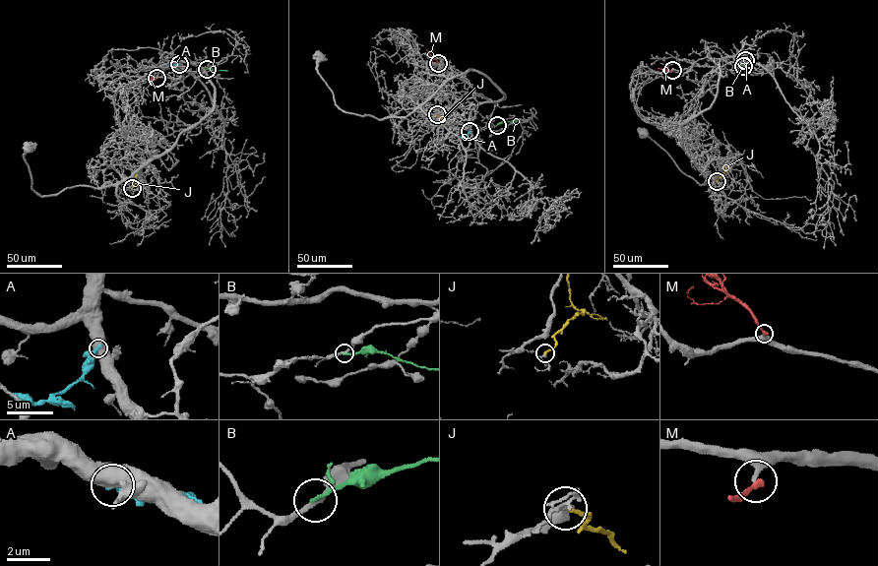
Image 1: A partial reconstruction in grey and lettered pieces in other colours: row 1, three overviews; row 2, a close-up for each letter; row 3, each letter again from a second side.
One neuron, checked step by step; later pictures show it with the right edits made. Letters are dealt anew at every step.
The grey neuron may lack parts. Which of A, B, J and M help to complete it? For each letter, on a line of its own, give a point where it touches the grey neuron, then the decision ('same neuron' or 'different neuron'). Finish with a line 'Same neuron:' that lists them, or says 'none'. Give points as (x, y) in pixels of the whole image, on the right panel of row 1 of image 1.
A: contact (745, 60); different neuron
B: contact (743, 66); different neuron
J: contact (717, 181); different neuron
M: contact (672, 70); different neuron
Same neuron: none

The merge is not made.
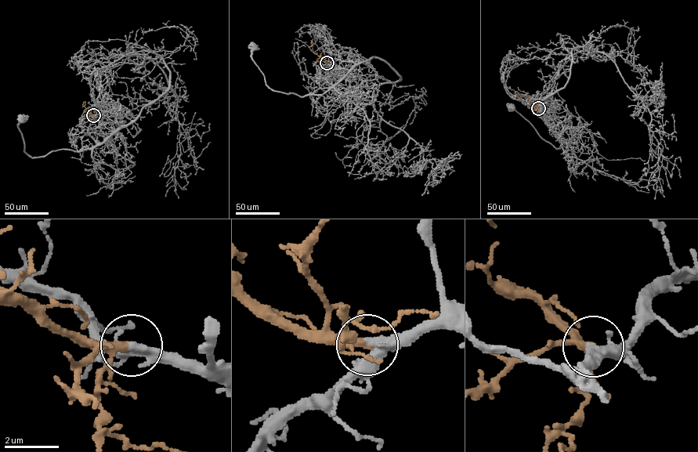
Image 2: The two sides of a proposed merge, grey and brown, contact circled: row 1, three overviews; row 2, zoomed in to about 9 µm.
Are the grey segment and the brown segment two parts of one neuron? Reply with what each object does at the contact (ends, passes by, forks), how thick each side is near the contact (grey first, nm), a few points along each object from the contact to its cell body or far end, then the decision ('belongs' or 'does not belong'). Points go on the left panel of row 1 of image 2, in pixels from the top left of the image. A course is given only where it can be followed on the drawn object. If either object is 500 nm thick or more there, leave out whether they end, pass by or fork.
grey passes by | brown passes by | 360/240 nm | grey via (93, 115), (112, 132), (103, 141), (79, 150), (58, 150), (37, 157), (24, 151), (18, 128), (23, 119) | brown via (93, 115), (83, 106), (85, 101) | belongs

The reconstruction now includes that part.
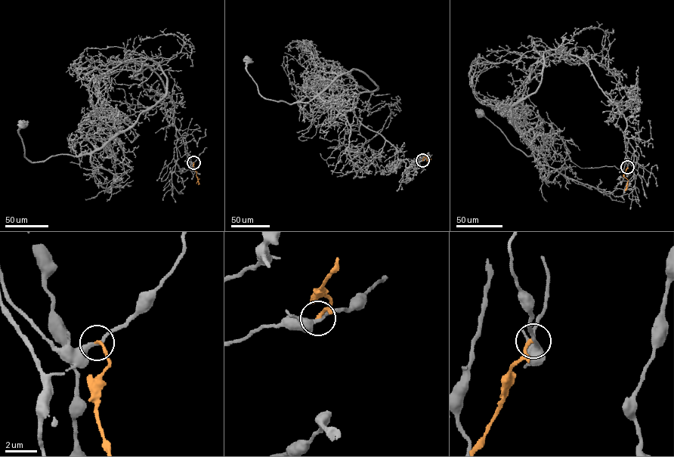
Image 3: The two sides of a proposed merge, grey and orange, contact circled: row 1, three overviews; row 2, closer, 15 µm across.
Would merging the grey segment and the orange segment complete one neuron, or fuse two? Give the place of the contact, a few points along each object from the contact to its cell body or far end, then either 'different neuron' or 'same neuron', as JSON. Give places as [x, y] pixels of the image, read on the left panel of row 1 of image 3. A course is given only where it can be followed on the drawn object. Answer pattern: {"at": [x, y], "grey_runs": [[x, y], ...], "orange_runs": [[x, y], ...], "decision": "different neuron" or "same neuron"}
{"at": [193, 162], "grey_runs": [[193, 162], [177, 148], [174, 103], [140, 58], [147, 58], [167, 92], [97, 149], [31, 162], [24, 125]], "orange_runs": [[193, 162], [198, 184]], "decision": "different neuron"}

